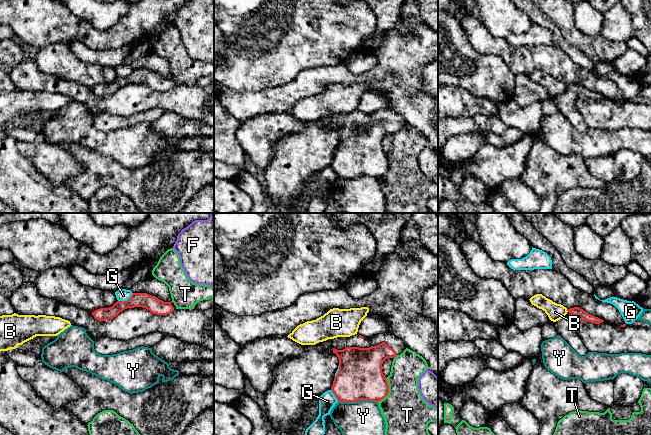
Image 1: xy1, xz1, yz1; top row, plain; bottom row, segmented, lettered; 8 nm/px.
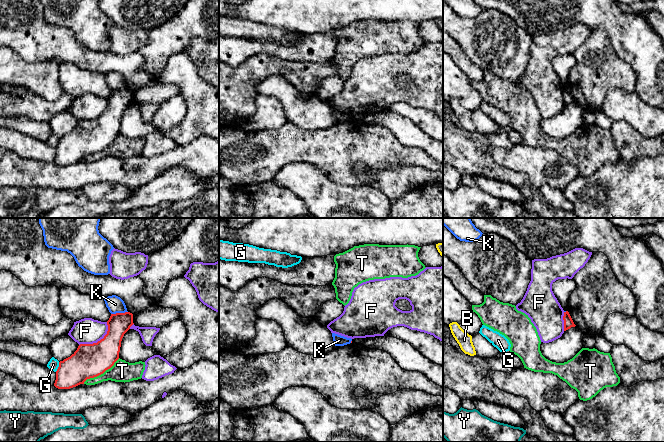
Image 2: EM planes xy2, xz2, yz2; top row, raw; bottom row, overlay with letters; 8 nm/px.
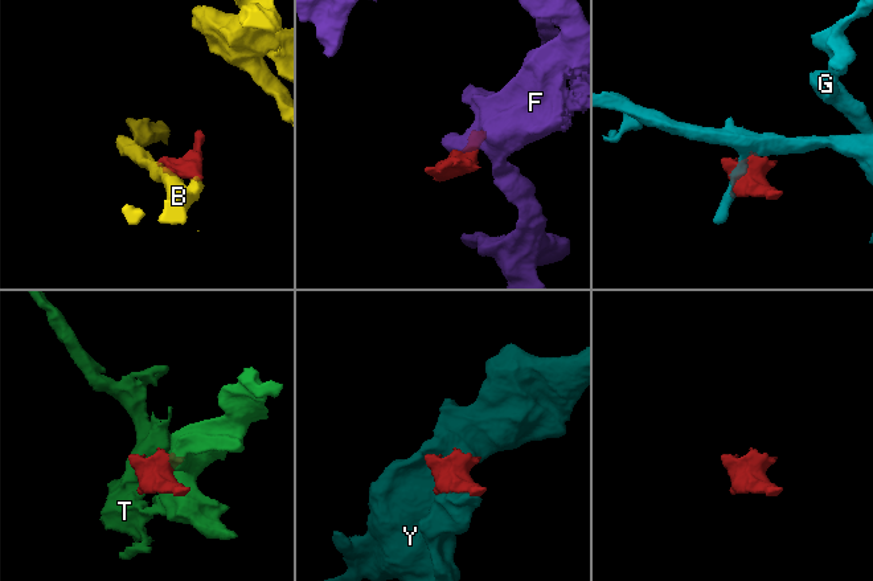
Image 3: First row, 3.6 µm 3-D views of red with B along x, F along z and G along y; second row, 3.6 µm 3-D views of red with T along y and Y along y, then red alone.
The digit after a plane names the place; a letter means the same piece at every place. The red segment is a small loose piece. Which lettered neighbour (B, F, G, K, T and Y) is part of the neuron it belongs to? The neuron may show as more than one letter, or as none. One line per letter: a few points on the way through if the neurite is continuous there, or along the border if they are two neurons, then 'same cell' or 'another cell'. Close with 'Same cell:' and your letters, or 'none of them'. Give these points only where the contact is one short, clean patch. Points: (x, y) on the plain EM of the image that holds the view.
B: along yz1 (566, 85), (568, 87) | another cell
F: along xy2 (107, 98), (107, 109), (102, 114), (96, 118), (79, 121) | another cell
G: another cell
K: along xy2 (127, 87), (111, 90) | another cell
T: another cell
Y: another cell
Same cell: none of them

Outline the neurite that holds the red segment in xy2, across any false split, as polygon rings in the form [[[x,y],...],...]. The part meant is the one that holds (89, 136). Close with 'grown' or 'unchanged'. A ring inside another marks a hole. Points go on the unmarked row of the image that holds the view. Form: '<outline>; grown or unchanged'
[[[130,88],[111,90],[103,115],[93,120],[80,120],[70,133],[59,138],[54,162],[70,165],[110,145],[119,135],[122,114],[133,100]]]; unchanged

